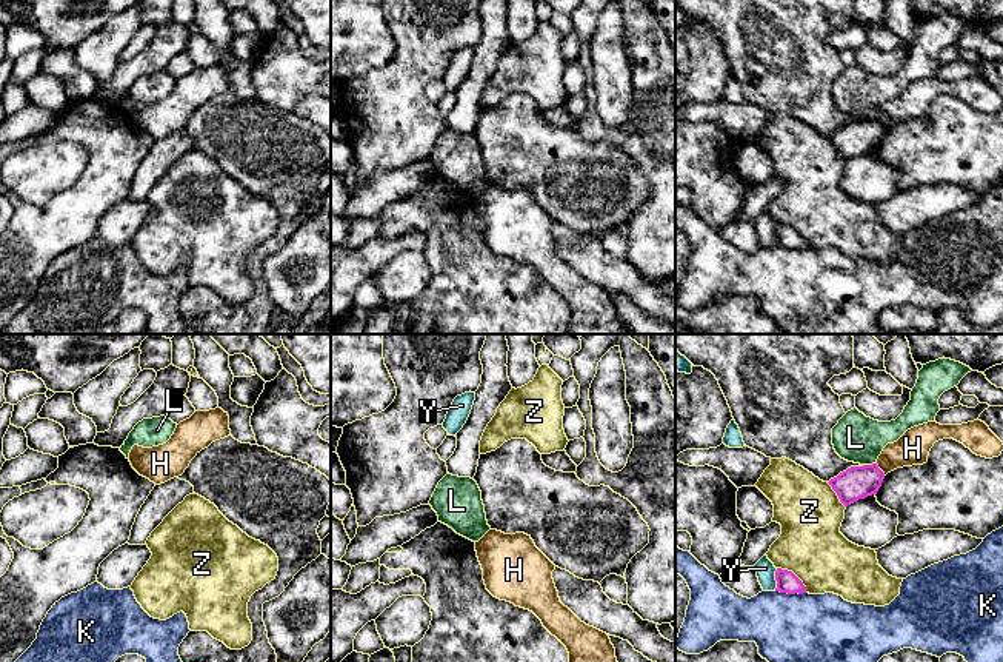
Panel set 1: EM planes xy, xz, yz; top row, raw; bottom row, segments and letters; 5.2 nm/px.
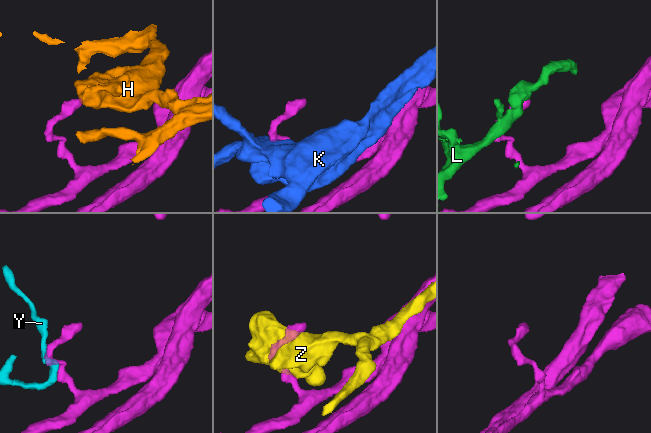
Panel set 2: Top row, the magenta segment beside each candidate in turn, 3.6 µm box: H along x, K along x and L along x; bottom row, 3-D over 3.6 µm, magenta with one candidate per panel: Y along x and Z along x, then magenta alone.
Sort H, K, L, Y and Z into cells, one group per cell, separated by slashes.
H / K / L / Y / Z

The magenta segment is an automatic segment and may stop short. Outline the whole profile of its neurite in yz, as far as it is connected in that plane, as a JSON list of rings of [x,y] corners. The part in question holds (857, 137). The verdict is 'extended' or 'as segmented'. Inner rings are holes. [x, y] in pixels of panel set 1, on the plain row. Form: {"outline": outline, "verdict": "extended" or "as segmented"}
{"outline": [[[872,119],[851,122],[837,132],[831,134],[828,139],[837,148],[840,157],[848,162],[858,154],[877,149],[883,134],[885,128],[878,123],[877,119]]], "verdict": "as segmented"}

